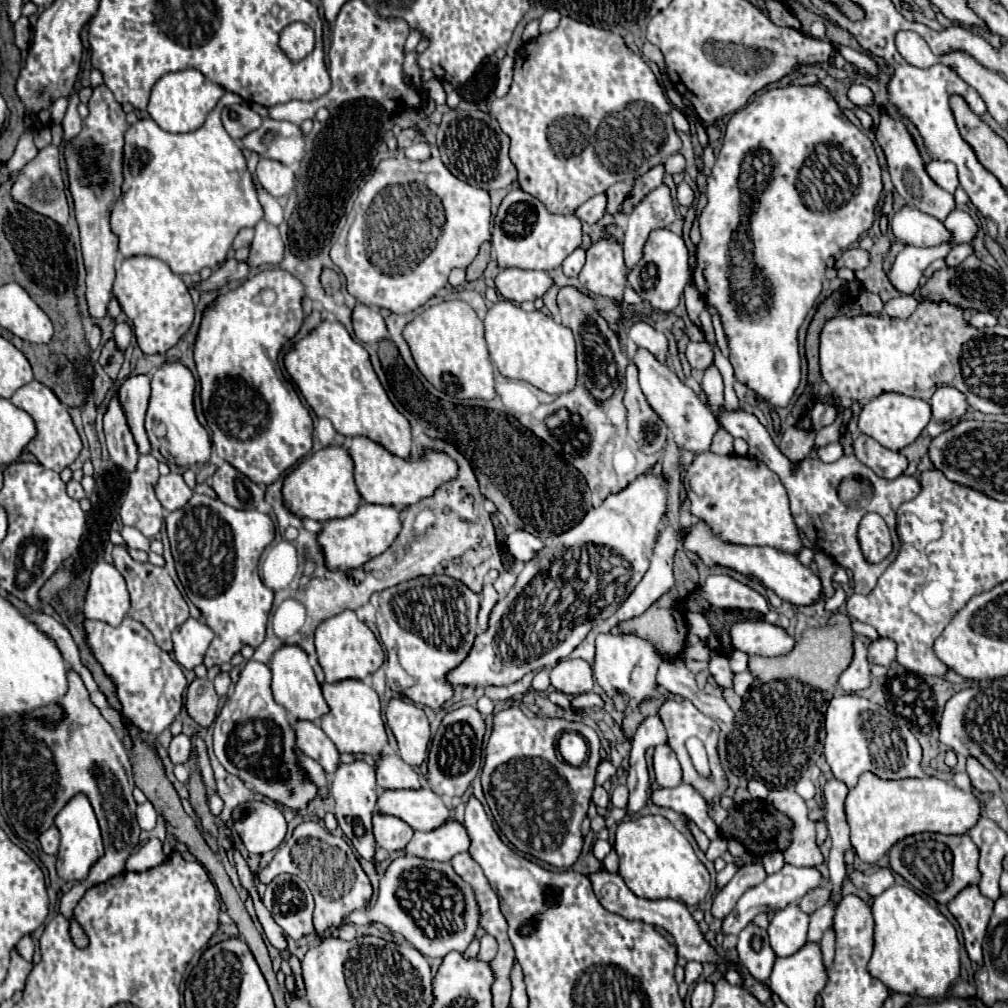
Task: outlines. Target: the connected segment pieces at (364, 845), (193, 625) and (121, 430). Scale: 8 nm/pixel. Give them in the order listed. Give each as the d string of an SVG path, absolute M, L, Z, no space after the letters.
M354 761L350 765L340 763L330 793L334 797L334 815L338 819L338 825L342 827L344 835L352 841L352 845L356 847L356 851L370 861L372 865L376 865L376 841L372 835L372 811L376 809L376 799L378 799L378 789L376 789L376 777L374 777L374 769L364 763L364 761Z
M188 619L172 633L176 661L186 669L194 669L204 661L212 637L214 633L208 625L200 623L198 619Z
M114 397L110 401L108 411L104 415L104 435L106 435L110 461L116 463L118 467L126 469L128 473L132 473L138 463L138 447L134 443L132 431L126 423L118 397Z

